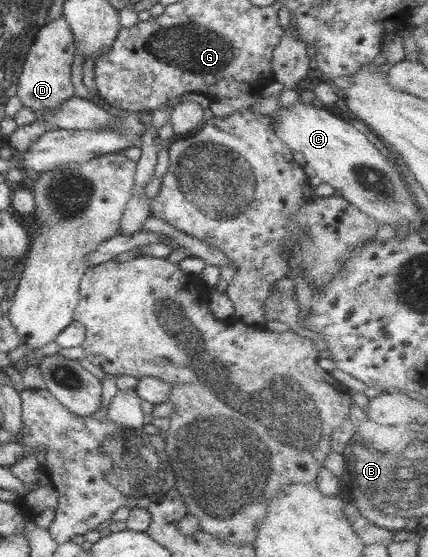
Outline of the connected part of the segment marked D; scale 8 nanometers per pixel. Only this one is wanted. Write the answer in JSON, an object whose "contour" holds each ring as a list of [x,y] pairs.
{"contour":[[[63,16],[48,21],[37,32],[34,43],[26,56],[16,95],[23,107],[30,108],[37,114],[38,120],[43,119],[42,116],[45,113],[52,113],[58,109],[63,101],[74,95],[74,88],[71,84],[71,67],[75,49],[74,34]]]}

